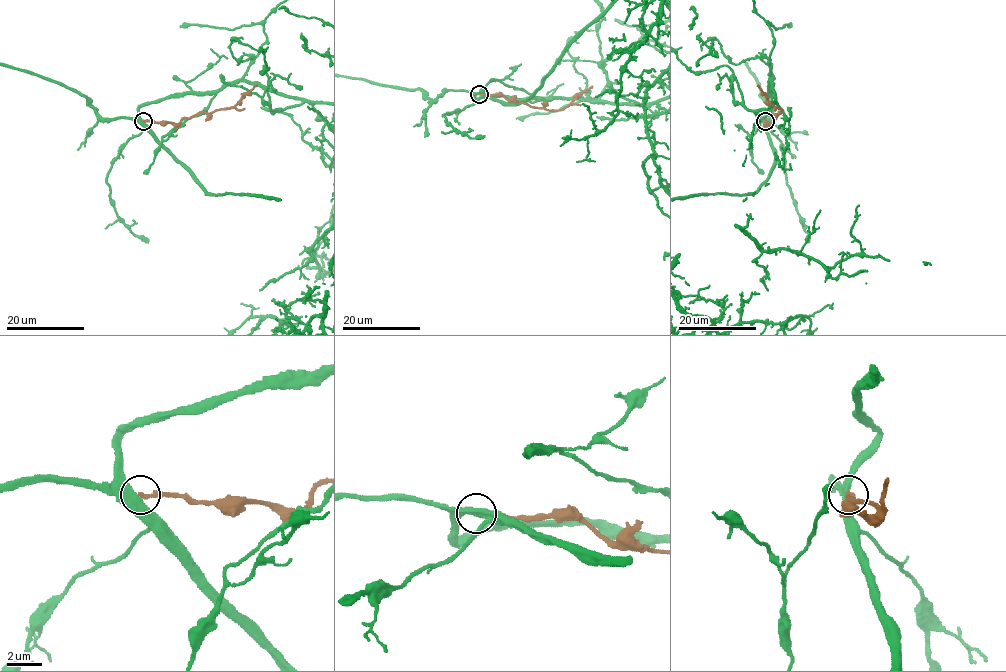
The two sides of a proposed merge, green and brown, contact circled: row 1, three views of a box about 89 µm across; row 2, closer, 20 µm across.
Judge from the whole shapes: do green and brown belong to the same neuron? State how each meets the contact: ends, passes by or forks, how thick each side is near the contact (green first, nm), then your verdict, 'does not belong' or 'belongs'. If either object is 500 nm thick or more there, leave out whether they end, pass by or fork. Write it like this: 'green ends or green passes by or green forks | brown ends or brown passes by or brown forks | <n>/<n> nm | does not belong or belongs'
green passes by | brown ends | 400/200 nm | does not belong

